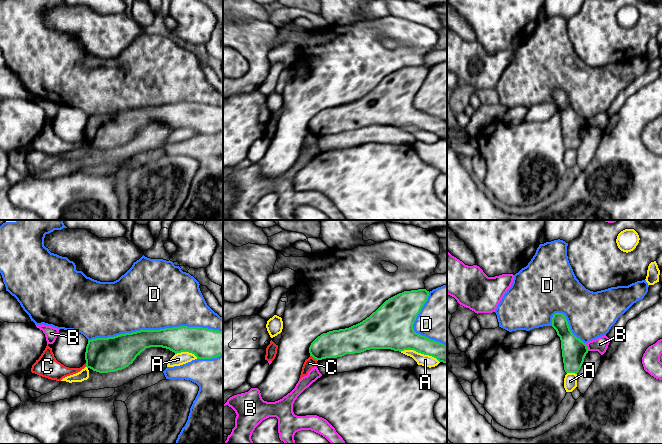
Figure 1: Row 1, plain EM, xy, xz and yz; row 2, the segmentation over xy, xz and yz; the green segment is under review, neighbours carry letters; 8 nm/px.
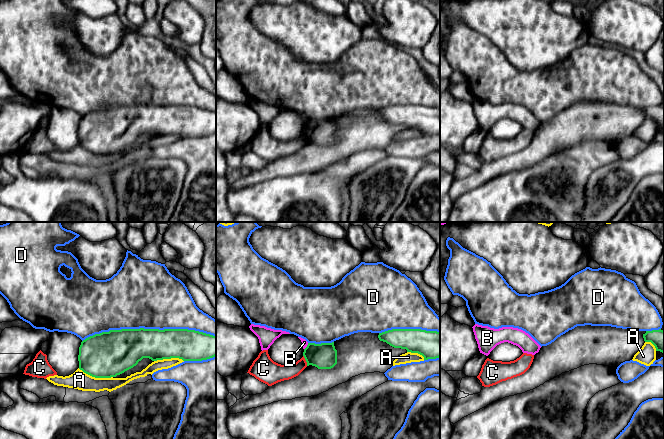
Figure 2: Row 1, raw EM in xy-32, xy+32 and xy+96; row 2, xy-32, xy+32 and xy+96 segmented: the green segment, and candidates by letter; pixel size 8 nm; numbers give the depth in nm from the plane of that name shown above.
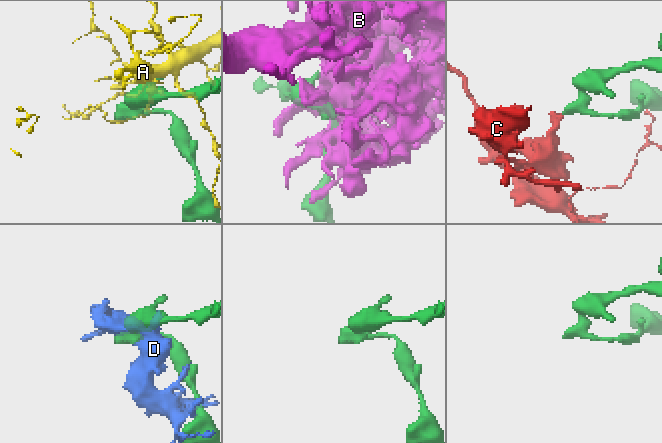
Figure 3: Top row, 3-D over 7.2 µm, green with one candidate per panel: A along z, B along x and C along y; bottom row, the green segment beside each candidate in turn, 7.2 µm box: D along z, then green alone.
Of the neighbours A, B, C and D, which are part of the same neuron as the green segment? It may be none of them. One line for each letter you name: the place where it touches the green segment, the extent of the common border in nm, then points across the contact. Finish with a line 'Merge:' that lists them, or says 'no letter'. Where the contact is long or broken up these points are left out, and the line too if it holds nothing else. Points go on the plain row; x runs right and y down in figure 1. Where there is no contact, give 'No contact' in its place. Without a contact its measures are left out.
Merge: no letter

